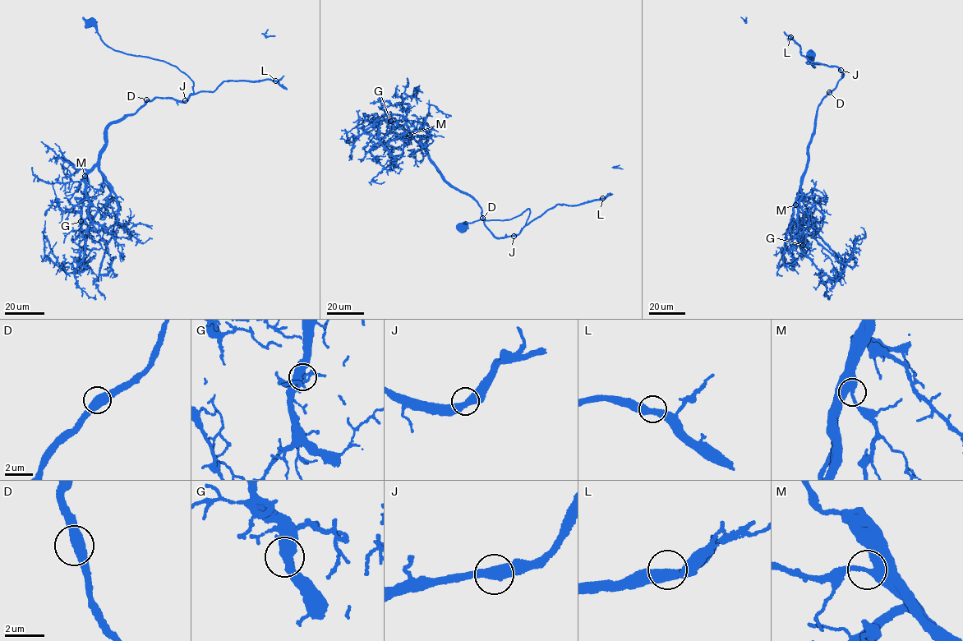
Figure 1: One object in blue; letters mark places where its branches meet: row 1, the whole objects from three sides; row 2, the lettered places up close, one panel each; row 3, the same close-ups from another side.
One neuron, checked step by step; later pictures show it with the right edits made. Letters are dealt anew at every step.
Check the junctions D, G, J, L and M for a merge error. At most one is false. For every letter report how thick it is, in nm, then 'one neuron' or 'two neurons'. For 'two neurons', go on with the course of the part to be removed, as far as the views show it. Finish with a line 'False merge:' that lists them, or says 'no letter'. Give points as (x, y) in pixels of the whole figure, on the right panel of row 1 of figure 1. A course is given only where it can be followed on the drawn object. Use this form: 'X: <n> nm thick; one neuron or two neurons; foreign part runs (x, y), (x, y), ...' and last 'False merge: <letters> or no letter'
D: 550 nm thick; one neuron
G: 460 nm thick; one neuron
J: 480 nm thick; one neuron
L: 480 nm thick; one neuron
M: 480 nm thick; one neuron
False merge: no letter

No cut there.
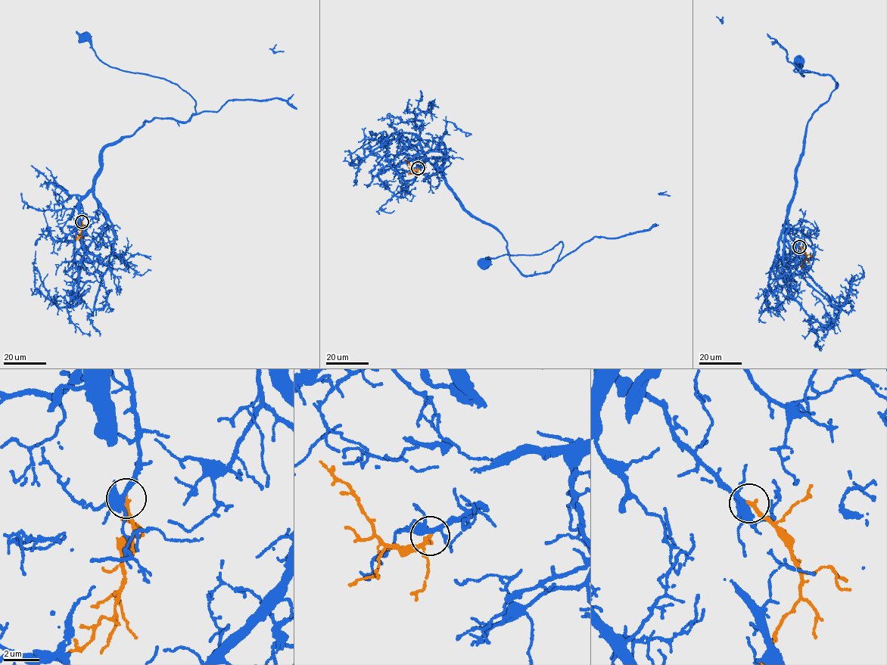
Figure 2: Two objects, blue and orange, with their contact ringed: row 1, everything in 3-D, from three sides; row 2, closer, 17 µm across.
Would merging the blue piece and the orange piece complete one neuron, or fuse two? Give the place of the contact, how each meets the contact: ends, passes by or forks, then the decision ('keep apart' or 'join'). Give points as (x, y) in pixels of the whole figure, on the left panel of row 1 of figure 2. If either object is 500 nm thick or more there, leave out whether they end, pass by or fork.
place (82, 222); blue forks; orange ends; join

